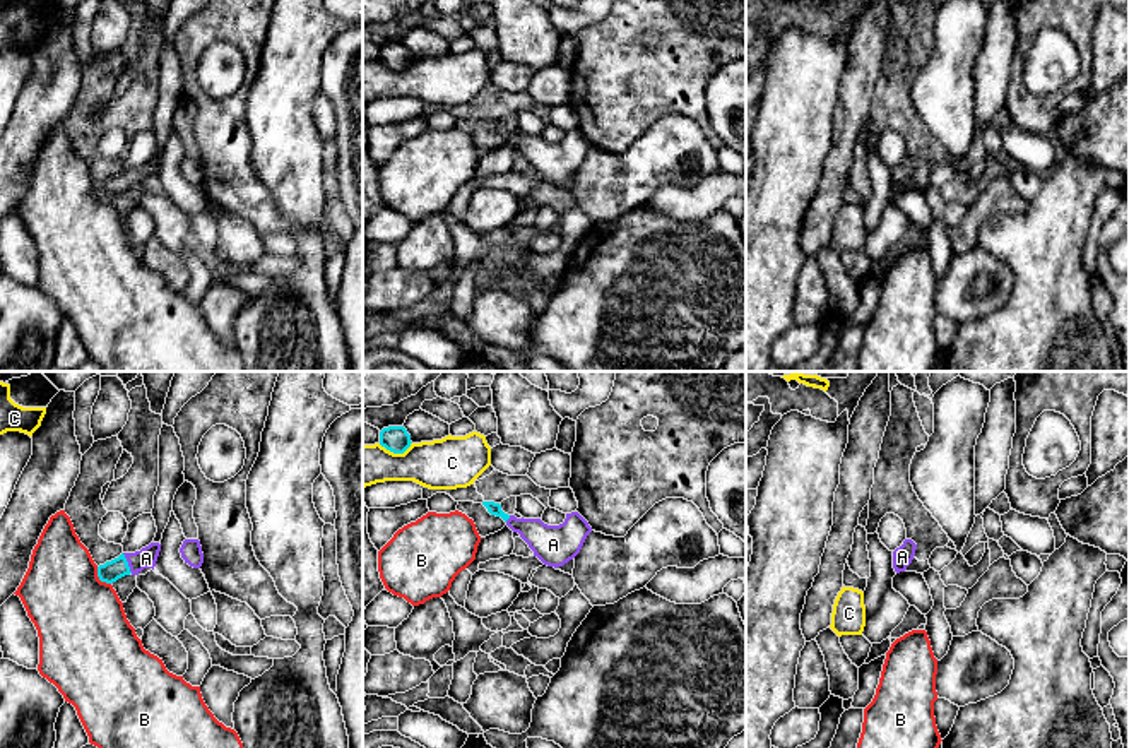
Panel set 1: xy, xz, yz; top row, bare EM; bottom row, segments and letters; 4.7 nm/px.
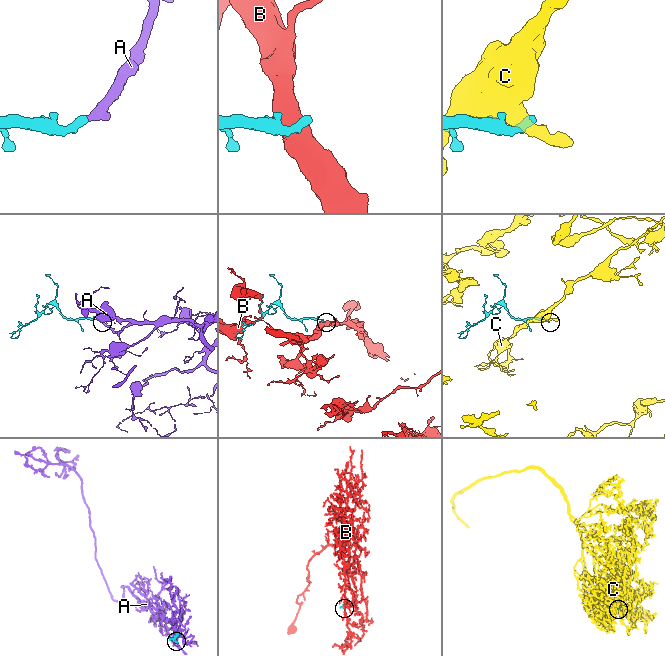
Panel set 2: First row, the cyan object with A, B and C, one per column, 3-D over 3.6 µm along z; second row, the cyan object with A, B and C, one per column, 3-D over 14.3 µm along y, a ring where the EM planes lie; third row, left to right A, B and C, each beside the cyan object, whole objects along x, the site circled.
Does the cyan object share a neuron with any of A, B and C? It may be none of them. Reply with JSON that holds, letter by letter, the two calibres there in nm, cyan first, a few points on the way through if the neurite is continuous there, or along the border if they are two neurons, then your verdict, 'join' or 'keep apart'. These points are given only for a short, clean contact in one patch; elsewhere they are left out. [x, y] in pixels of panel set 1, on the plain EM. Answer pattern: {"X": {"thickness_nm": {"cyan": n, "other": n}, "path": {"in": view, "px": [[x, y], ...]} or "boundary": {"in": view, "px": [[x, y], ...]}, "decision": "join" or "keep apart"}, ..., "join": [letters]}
{"A": {"thickness_nm": {"cyan": 100, "other": 100}, "path": {"in": "xy", "px": [[110, 189], [127, 180], [146, 175]]}, "decision": "join"}, "B": {"thickness_nm": {"cyan": 100, "other": 420}, "decision": "keep apart"}, "C": {"thickness_nm": {"cyan": 130, "other": 240}, "decision": "keep apart"}, "join": ["A"]}

